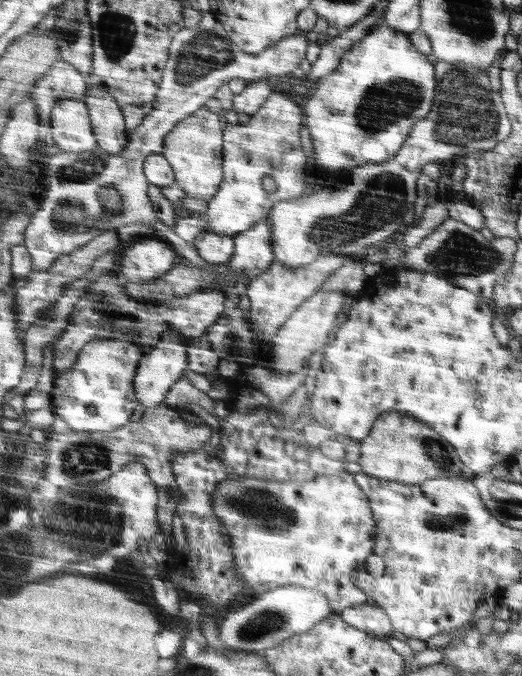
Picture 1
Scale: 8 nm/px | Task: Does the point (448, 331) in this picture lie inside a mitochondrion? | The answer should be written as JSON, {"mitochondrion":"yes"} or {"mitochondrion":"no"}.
{"mitochondrion":"no"}

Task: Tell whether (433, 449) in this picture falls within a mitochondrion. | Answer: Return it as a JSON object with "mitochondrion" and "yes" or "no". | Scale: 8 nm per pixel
{"mitochondrion":"yes"}

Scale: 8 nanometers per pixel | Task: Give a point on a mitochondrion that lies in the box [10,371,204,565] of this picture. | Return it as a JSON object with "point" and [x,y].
{"point":[82,458]}

